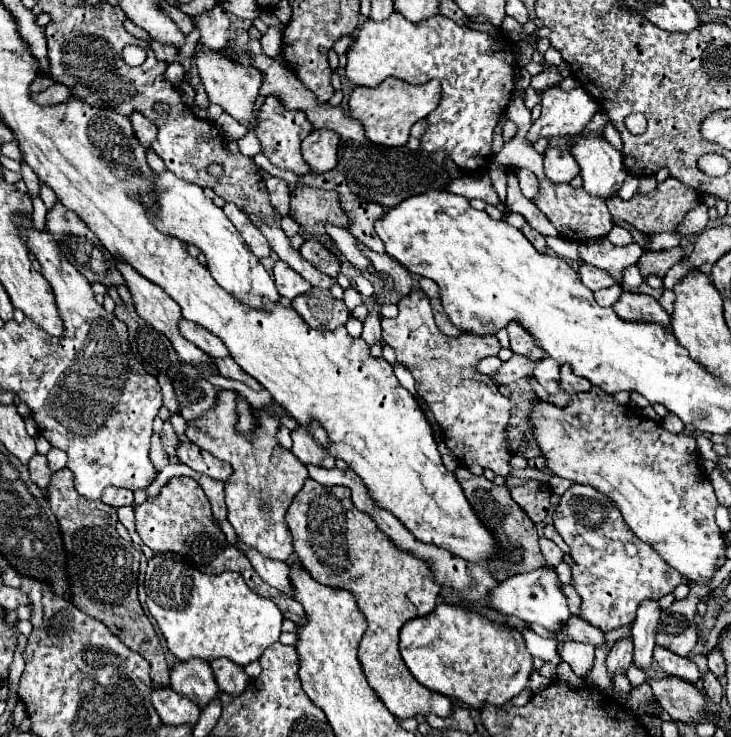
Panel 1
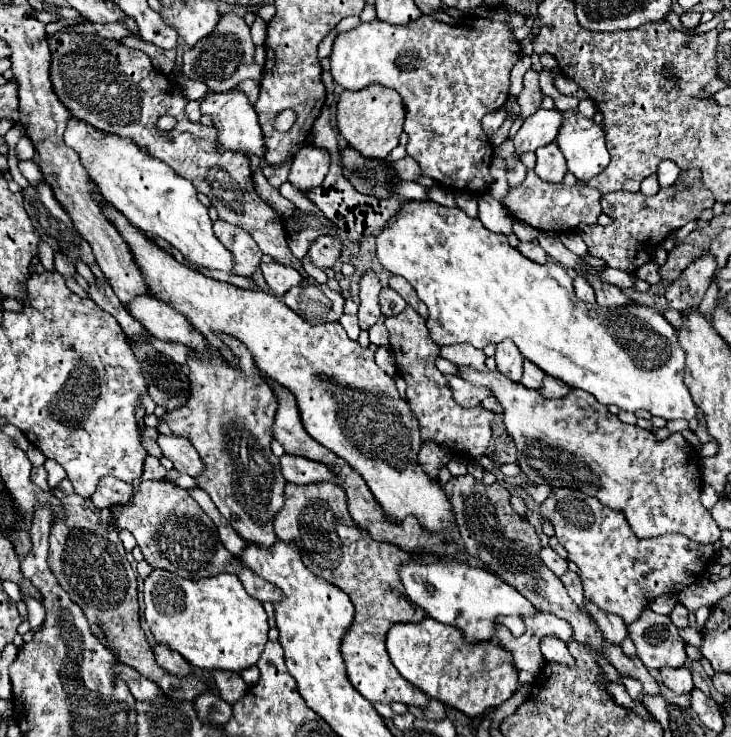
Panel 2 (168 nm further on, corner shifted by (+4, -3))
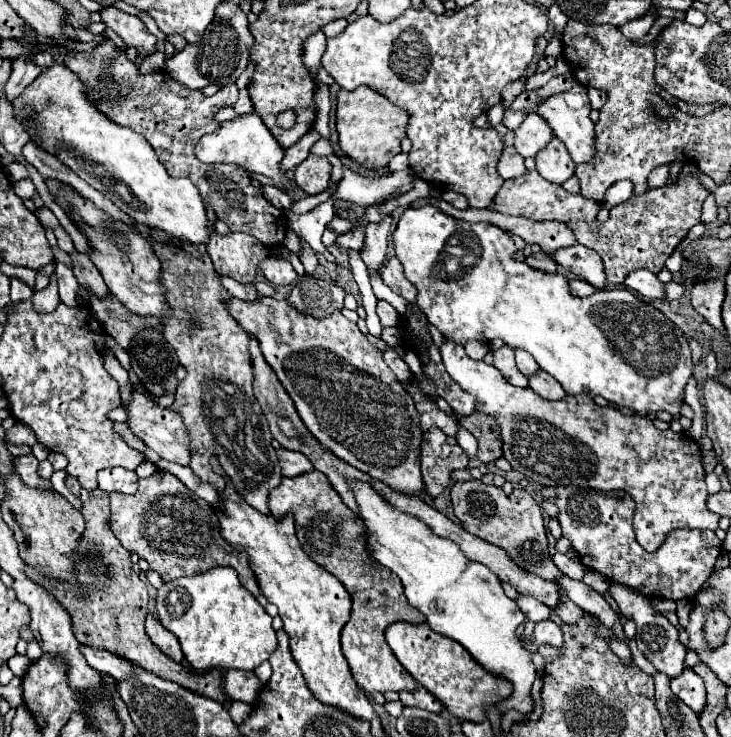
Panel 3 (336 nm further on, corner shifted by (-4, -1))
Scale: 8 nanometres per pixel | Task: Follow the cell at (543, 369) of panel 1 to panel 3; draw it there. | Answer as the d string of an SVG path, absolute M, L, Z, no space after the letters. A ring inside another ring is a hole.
M515 349L515 361L517 361L519 371L521 371L525 377L533 375L533 373L539 369L539 365L535 363L535 359L533 359L525 349Z

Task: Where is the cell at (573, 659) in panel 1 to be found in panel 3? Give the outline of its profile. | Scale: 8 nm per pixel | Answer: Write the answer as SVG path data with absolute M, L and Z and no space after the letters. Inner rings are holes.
M551 619L547 621L539 621L535 623L535 647L539 645L551 645L551 647L561 647L563 645L563 633L559 629L559 625Z

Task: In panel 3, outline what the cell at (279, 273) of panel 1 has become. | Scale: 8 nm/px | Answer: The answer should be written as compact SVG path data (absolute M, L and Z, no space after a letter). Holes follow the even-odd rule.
M267 257L259 263L259 269L263 271L263 275L267 277L267 281L275 287L287 287L291 285L299 275L293 271L291 263L287 263L285 259L277 259L277 257Z

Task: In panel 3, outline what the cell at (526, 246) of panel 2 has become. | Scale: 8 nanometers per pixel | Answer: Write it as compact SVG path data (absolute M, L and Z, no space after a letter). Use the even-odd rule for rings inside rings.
M543 251L529 255L529 257L525 259L525 263L527 263L529 267L535 267L535 269L545 271L545 273L557 273L557 263L555 263L547 253L543 253Z

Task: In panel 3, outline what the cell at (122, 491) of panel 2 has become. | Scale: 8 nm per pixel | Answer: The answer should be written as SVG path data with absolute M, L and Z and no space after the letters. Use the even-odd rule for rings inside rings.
M125 467L103 469L103 471L99 471L97 481L99 481L99 489L103 489L107 493L119 491L119 493L131 495L131 493L137 491L137 475L135 475L135 471L129 471Z

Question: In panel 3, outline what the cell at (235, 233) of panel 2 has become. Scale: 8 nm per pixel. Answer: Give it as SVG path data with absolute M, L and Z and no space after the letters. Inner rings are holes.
M213 233L207 243L207 253L219 275L227 275L239 283L251 283L259 263L269 255L265 245L247 233Z

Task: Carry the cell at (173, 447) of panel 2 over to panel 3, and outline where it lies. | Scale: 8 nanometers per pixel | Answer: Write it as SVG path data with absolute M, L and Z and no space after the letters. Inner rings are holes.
M135 385L131 387L131 403L129 405L123 405L129 419L127 419L127 425L129 429L133 431L135 437L139 437L149 449L153 449L161 459L167 459L167 461L173 461L173 463L179 463L179 465L189 465L189 453L187 453L187 431L183 427L183 419L181 415L167 407L159 407L157 401L153 397L149 397L147 391L141 391L137 389Z

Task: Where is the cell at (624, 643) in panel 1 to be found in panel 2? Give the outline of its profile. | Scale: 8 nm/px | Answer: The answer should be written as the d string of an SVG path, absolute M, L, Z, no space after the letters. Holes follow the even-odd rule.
M587 603L587 611L593 615L595 623L599 625L599 629L603 631L605 639L611 643L611 645L621 645L629 633L627 633L627 625L623 623L621 617L615 617L615 615L607 615L607 613L599 613L599 609L595 609L595 605Z

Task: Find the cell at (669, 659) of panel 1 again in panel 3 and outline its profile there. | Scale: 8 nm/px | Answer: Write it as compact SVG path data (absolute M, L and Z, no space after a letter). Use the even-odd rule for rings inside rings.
M685 669L679 677L671 679L671 691L685 703L689 705L697 715L703 713L705 709L705 687L701 677L693 673L693 669Z

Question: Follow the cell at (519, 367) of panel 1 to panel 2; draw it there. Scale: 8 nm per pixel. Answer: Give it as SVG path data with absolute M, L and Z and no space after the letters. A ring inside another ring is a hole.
M447 375L447 383L451 385L455 401L459 401L459 405L463 405L463 407L475 407L485 397L491 395L491 389L485 389L481 385L473 385L473 383L461 379L459 375Z

